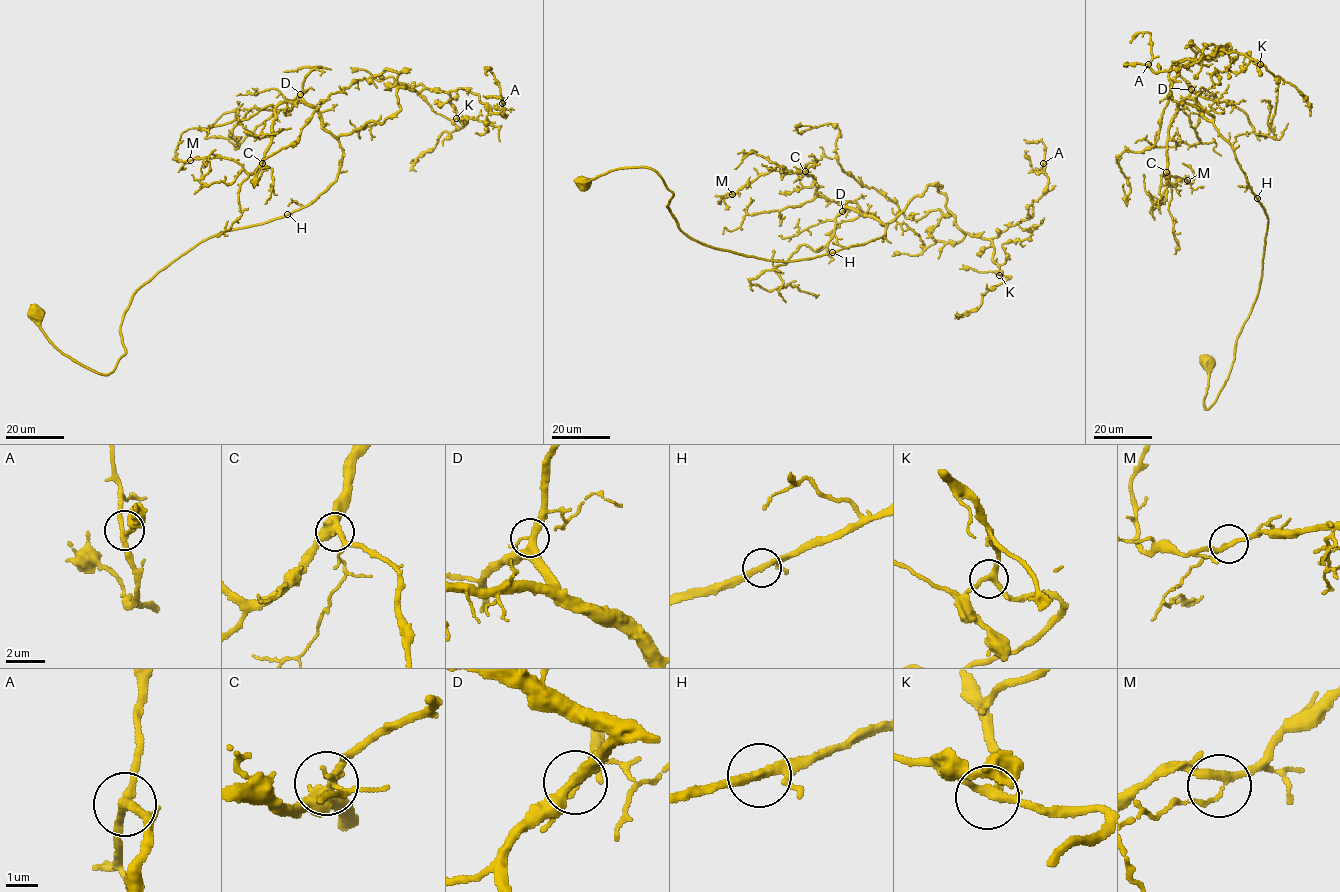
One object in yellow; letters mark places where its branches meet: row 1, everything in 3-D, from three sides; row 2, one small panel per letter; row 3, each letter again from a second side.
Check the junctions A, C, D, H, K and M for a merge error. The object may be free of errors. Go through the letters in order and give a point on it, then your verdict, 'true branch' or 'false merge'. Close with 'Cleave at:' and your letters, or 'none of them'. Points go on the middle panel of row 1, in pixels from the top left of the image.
A: at (1043, 163); true branch
C: at (805, 171); true branch
D: at (842, 211); true branch
H: at (832, 252); true branch
K: at (999, 275); true branch
M: at (732, 194); true branch
Cleave at: none of them

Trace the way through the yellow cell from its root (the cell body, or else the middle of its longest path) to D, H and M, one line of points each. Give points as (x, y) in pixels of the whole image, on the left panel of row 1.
D: (36, 310), (60, 351), (113, 370), (141, 287), (200, 242), (303, 208), (335, 180), (343, 150), (300, 94)
H: (36, 310), (40, 329), (60, 351), (108, 374), (125, 353), (120, 324), (134, 292), (208, 238), (287, 214)
M: (36, 310), (108, 374), (134, 292), (311, 204), (343, 150), (285, 101), (252, 173), (190, 160)

